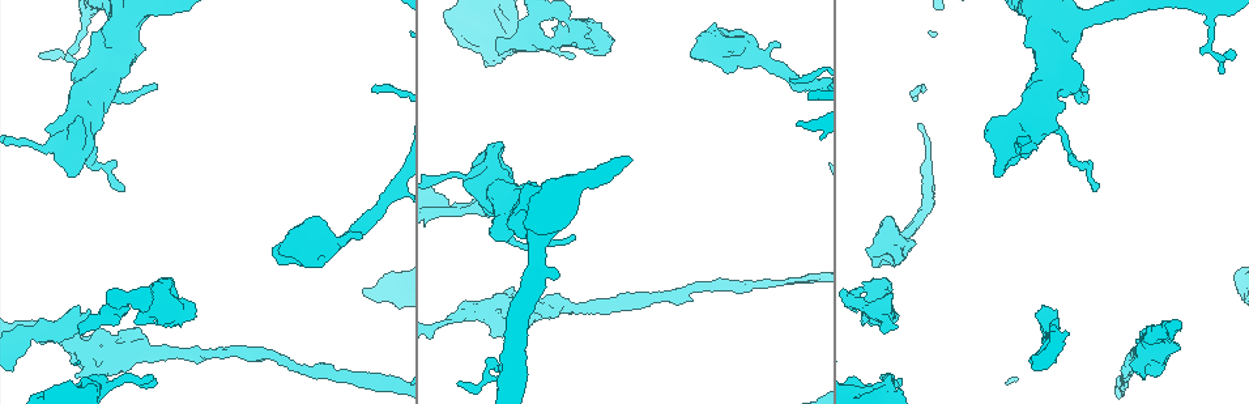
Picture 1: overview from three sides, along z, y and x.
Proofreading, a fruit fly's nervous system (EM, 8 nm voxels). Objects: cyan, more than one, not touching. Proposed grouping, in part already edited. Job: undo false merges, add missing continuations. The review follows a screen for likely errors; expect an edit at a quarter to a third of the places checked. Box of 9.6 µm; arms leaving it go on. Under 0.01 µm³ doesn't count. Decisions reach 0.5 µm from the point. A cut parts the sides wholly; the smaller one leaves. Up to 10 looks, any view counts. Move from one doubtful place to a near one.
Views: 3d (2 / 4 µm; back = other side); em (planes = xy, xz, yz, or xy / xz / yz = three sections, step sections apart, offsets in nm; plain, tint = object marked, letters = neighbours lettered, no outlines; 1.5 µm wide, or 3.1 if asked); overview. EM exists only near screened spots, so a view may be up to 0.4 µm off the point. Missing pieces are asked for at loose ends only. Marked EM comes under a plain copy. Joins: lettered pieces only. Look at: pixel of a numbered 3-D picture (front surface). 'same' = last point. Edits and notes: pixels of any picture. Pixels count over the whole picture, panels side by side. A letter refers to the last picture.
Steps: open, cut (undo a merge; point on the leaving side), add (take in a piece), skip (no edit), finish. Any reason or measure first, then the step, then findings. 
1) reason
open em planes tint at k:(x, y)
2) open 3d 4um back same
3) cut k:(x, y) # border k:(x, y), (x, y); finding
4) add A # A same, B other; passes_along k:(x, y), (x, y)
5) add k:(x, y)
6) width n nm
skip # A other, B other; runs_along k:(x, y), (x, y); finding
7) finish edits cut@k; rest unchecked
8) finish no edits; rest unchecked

tapers out
open 3d 2um at 1:(42, 53)

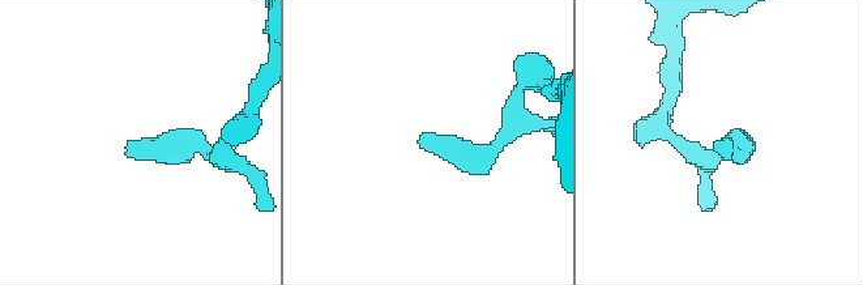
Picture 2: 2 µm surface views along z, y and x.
open em planes letters at 2:(419, 142)

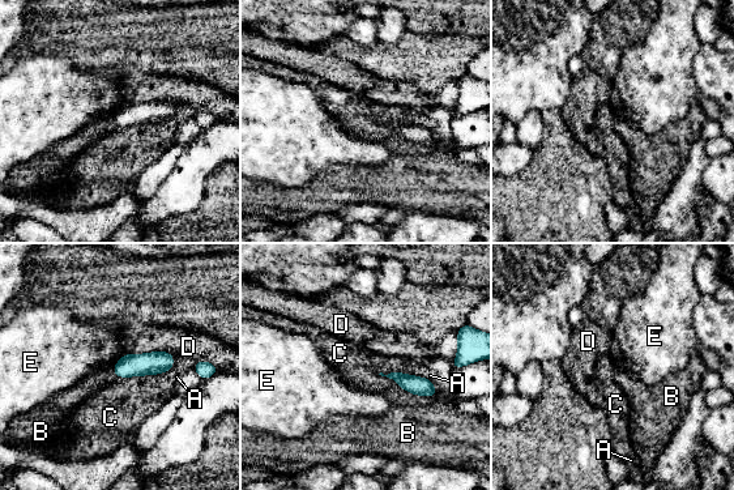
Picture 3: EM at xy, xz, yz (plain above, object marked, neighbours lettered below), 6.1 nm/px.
skip # A other, B other, C other, D other, E other; border 3:(124, 354), (112, 367); none of them fits

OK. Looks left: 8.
branch stops here
open 3d 4um at 1:(572, 238)

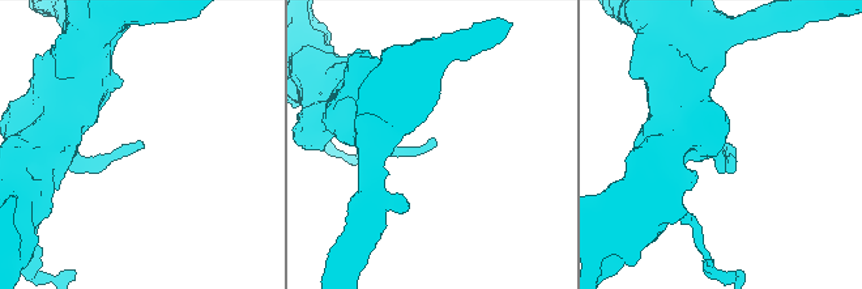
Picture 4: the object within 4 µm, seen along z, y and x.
shape alone is not enough
open em xz step 4 tint at 4:(435, 146)

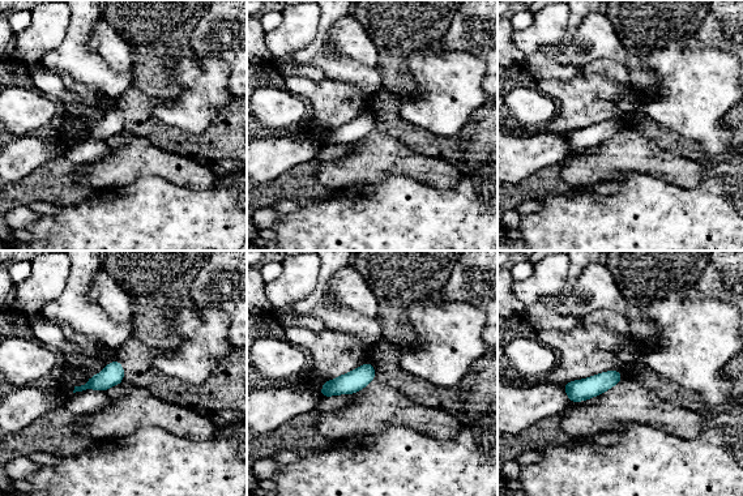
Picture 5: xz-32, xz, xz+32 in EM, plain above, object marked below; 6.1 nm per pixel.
open em planes letters same

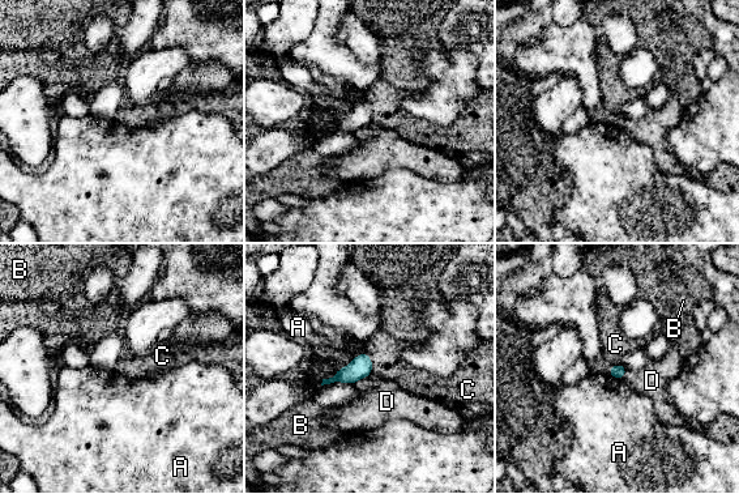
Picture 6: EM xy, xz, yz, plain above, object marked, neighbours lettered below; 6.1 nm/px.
skip # A other, B other, C other, D other; none of them fits

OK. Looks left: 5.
sharp bend
open em xz step 8 tint at 1:(447, 210)

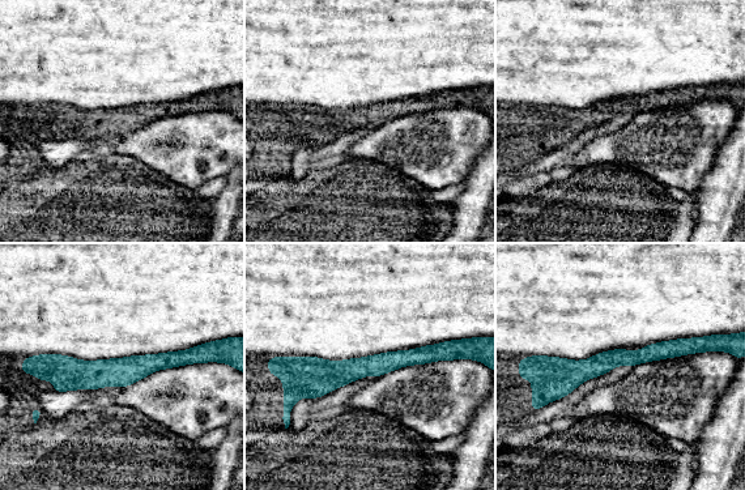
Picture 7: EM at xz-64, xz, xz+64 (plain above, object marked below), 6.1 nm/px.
open em planes letters same

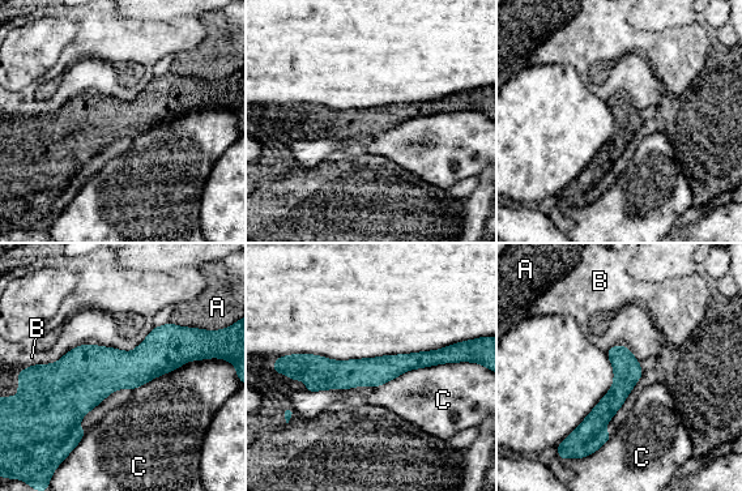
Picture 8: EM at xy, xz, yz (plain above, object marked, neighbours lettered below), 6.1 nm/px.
longest_contact C 550 nm
skip # A other, B other, C other; runs_along 8:(197, 354), (42, 375); continuous, no second neuron

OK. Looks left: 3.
free end
open em planes letters at 1:(80, 325)

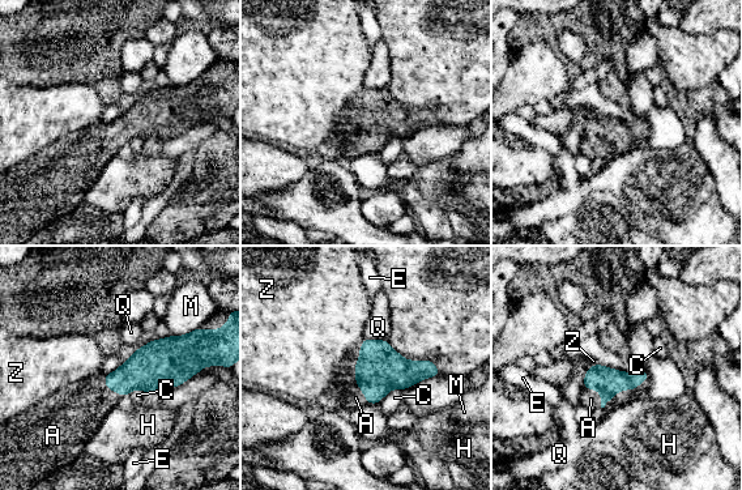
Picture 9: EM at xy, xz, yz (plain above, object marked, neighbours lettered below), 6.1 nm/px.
width 170 nm
add A # A same, C other, E other, H other, M other, Q other, Z other; passes_along 9:(608, 380), (610, 399), (591, 399); it goes on there

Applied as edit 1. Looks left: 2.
finish edits add@9; rest unchecked

